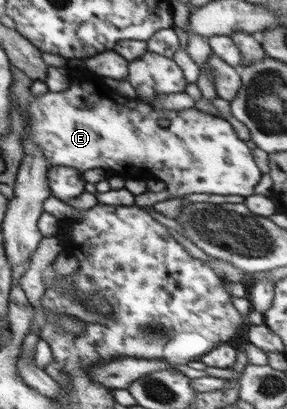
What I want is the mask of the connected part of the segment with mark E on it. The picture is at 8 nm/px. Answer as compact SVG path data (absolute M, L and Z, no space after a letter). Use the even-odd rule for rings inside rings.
M147 51L143 56L136 58L134 61L128 61L128 76L126 81L131 84L131 87L136 91L134 99L125 99L123 97L117 98L109 93L108 89L102 85L103 78L91 70L83 70L85 74L73 74L71 79L71 86L68 90L63 92L50 92L35 98L31 101L29 106L29 115L31 115L31 139L39 145L39 149L43 151L43 155L47 157L49 166L59 165L60 167L71 167L77 169L81 174L91 168L103 168L115 171L118 176L125 176L125 179L137 180L146 179L148 177L155 178L155 180L162 180L166 184L166 189L171 196L189 196L189 194L221 194L221 196L249 196L254 194L255 186L257 186L263 172L255 162L251 143L247 143L237 137L237 133L231 124L224 119L224 117L215 117L195 109L195 107L186 108L180 111L165 111L161 107L155 107L155 98L167 94L178 94L185 92L188 81L184 78L183 70L173 61L172 58L167 58L162 54ZM159 120L167 120L167 127L163 128L163 124L159 124Z

